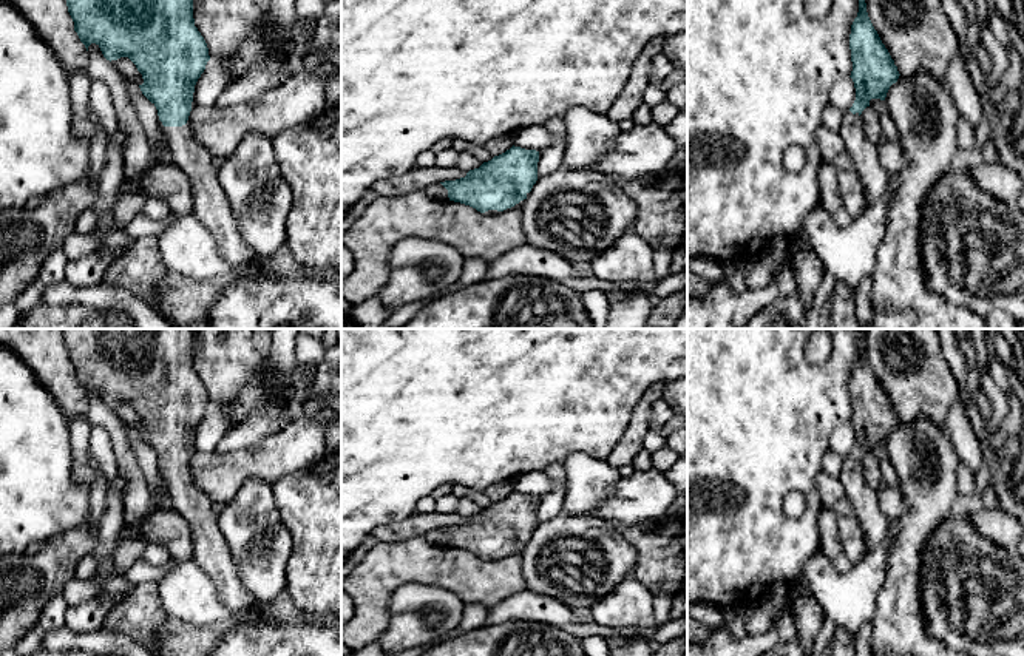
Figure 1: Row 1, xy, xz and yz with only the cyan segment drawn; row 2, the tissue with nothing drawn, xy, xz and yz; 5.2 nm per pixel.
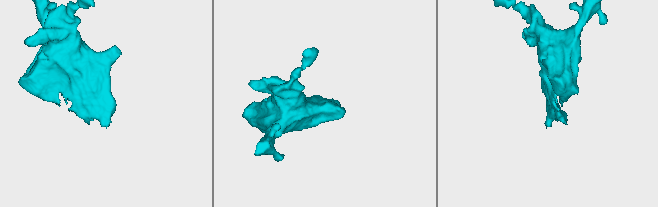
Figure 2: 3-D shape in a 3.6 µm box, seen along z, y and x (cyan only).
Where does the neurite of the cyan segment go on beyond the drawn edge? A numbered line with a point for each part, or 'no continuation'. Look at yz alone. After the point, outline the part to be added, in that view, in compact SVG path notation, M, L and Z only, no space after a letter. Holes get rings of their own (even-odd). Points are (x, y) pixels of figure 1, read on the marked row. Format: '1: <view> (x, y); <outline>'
1: yz (864, 155); M845 111L839 130L845 142L845 153L853 161L866 194L866 207L877 201L887 190L890 174L882 167L876 145L865 137L859 113Z

